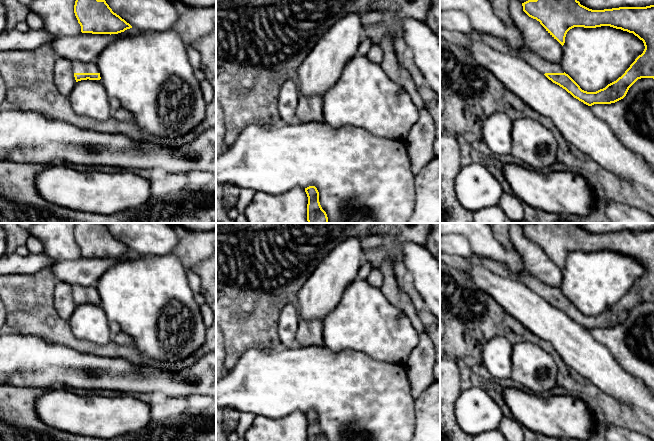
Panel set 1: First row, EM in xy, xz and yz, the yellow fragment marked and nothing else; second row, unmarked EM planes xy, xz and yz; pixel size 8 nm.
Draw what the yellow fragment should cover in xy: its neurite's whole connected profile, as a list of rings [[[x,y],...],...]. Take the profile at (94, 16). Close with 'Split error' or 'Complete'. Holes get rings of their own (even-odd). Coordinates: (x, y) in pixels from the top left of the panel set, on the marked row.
[[[76,0],[74,13],[81,26],[82,33],[92,34],[118,34],[132,26],[114,13],[105,0]]]. Complete

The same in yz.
[[[528,0],[522,3],[523,11],[531,18],[536,19],[546,31],[562,46],[565,43],[567,32],[574,27],[596,28],[610,26],[633,33],[643,41],[645,49],[639,55],[625,73],[616,81],[596,92],[587,92],[564,72],[561,64],[553,64],[545,61],[532,52],[517,53],[519,57],[544,74],[553,83],[559,85],[574,98],[588,106],[594,104],[611,104],[623,99],[629,88],[641,78],[654,79],[654,5],[646,7],[619,7],[604,10],[592,10],[580,4],[577,0]]]. Split error

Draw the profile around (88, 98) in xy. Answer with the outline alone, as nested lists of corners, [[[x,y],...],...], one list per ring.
[[[100,80],[76,82],[68,98],[78,115],[97,121],[106,121],[111,117],[110,98]]]

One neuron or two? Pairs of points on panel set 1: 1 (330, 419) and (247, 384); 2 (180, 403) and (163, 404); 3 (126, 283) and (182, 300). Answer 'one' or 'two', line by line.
1: one
2: one
3: one

